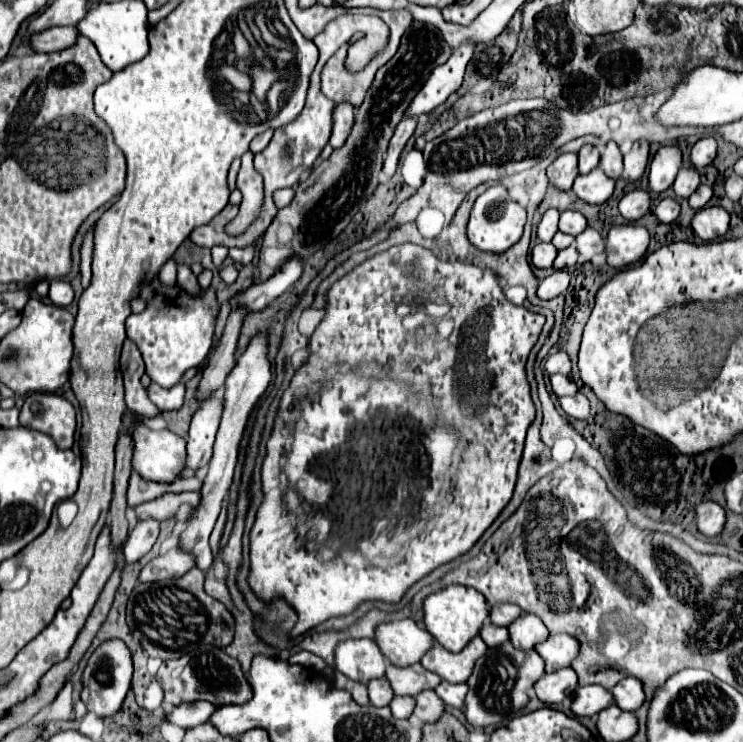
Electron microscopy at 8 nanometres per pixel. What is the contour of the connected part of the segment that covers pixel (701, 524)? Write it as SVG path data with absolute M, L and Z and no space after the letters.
M700 500L696 506L696 524L704 536L716 536L724 526L724 508L714 500Z

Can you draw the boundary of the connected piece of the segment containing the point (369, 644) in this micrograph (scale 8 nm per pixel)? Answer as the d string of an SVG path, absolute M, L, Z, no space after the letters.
M370 638L342 640L334 650L336 670L354 682L368 684L368 680L382 678L386 670L386 658L378 644Z

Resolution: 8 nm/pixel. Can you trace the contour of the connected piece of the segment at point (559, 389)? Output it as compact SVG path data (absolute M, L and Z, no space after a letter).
M552 374L550 376L550 384L552 384L552 392L556 396L572 396L572 394L578 392L578 388L570 380L570 376L564 376L564 374Z

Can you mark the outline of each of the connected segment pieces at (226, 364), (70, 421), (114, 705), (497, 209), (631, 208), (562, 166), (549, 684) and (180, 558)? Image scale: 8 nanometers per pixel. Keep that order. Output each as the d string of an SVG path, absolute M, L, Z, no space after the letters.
M230 312L226 330L220 338L220 344L210 358L210 364L204 370L198 398L204 398L204 392L212 392L212 388L222 388L228 372L234 368L234 352L236 352L236 340L240 334L240 326L246 312Z
M36 392L24 400L20 412L20 424L32 430L50 434L58 448L72 448L76 432L76 410L74 406L56 394Z
M108 640L96 648L82 674L82 682L84 682L82 702L86 704L88 712L94 712L98 718L114 716L116 712L120 712L126 692L130 690L130 680L132 680L130 650L122 640Z
M494 184L486 192L482 192L474 202L474 208L468 220L468 240L472 242L474 248L482 252L500 254L500 252L506 252L510 246L514 246L520 240L524 224L526 224L526 210L520 204L516 204L514 200L510 200L502 184Z
M632 190L628 192L618 208L620 208L620 214L628 220L628 222L636 222L638 218L642 218L646 212L648 212L648 206L650 206L650 196L648 192L644 190Z
M560 154L548 166L548 180L560 190L570 190L572 180L578 176L578 156L576 154Z
M566 666L566 668L560 668L556 672L550 672L550 674L544 674L536 684L534 684L534 690L536 690L536 696L544 702L544 704L558 704L562 702L564 698L570 698L574 694L578 686L578 678L576 678L576 672Z
M182 548L168 550L166 554L156 556L150 560L142 572L140 572L140 582L160 582L160 580L172 580L184 576L188 570L196 568L196 558L192 552L186 552Z

